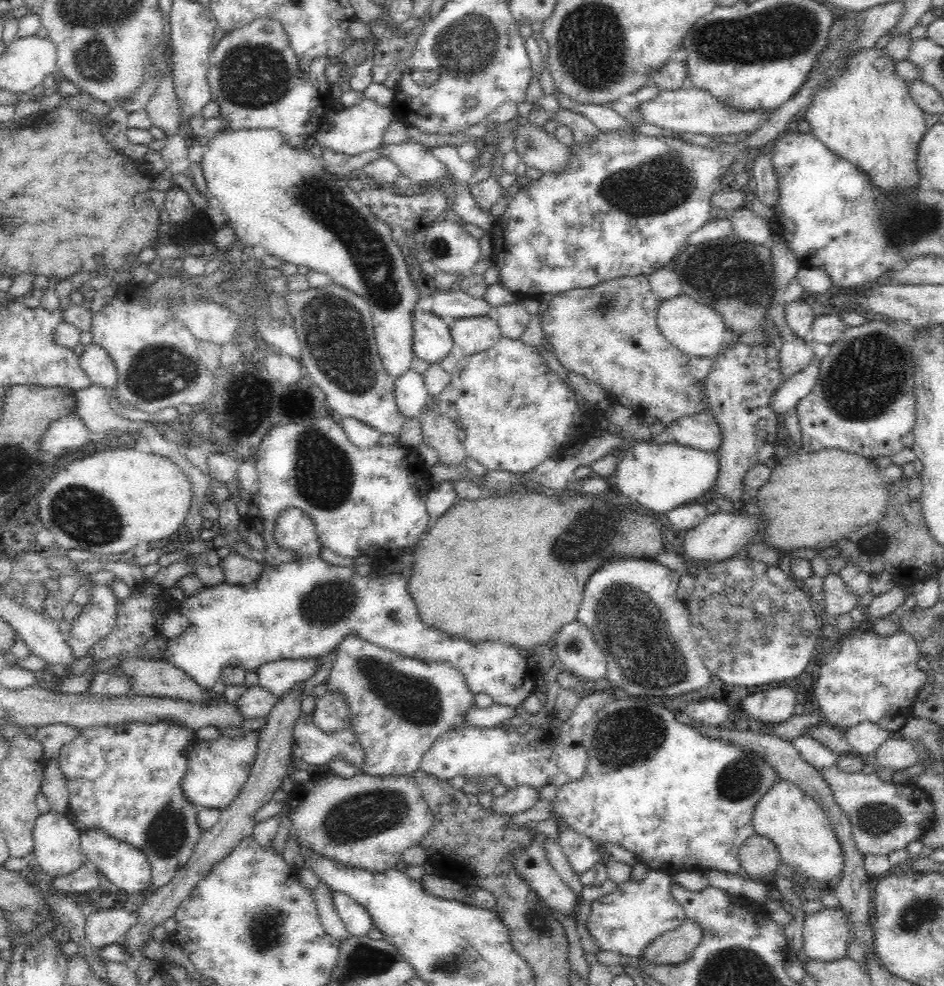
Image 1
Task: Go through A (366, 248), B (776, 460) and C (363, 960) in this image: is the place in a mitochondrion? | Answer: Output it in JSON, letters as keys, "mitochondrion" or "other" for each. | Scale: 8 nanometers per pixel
{"A":"mitochondrion","B":"other","C":"mitochondrion"}

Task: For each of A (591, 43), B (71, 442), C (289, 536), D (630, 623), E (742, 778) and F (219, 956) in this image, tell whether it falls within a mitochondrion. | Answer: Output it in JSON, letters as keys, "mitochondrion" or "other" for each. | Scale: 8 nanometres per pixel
{"A":"mitochondrion","B":"other","C":"other","D":"mitochondrion","E":"mitochondrion","F":"other"}

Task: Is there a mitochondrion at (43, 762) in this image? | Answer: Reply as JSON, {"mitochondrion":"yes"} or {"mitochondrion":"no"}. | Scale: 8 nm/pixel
{"mitochondrion":"no"}

